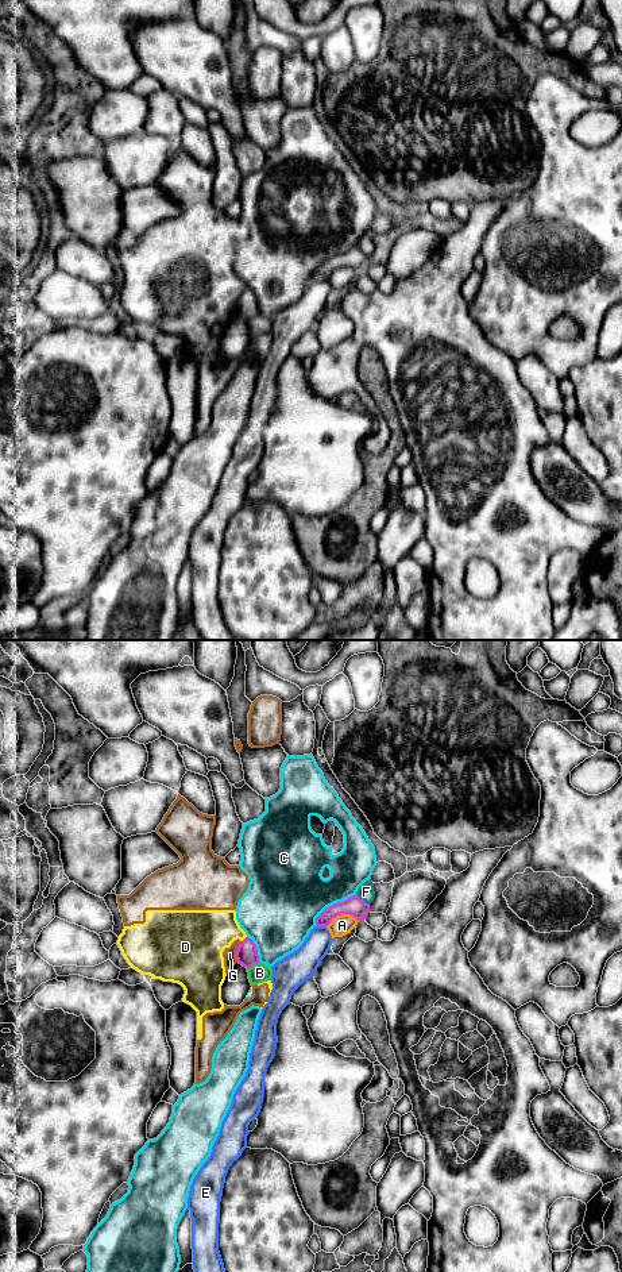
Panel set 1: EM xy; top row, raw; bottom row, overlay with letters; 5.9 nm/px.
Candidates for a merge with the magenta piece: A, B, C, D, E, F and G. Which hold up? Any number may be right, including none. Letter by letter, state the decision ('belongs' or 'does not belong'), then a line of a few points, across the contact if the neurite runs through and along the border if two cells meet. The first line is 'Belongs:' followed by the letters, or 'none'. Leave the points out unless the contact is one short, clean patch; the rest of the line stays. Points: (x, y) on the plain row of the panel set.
Belongs: none
A: does not belong
B: does not belong; line xy (259, 313), (247, 320)
C: does not belong
D: does not belong; line xy (246, 288), (242, 293)
E: does not belong
F: does not belong; line xy (356, 246), (369, 257)
G: does not belong

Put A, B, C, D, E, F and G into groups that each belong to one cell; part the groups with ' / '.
A / B / C / D G / E / F

